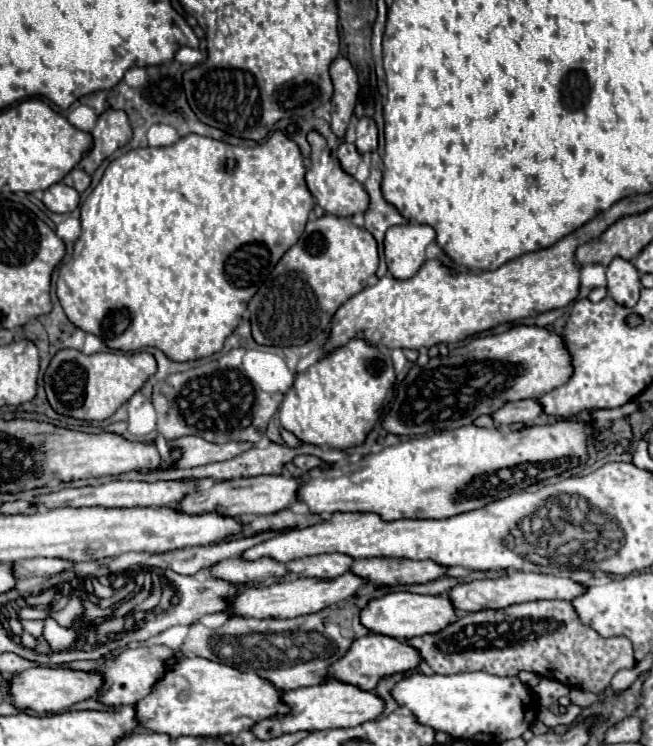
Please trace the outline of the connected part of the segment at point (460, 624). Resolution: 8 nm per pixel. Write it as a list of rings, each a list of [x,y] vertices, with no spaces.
[[[540,600],[502,610],[462,614],[436,634],[416,636],[404,642],[418,650],[436,674],[482,670],[494,676],[518,676],[518,672],[528,670],[542,678],[558,680],[568,688],[590,690],[594,694],[602,694],[618,670],[636,664],[628,638],[600,636],[580,622],[566,600]]]

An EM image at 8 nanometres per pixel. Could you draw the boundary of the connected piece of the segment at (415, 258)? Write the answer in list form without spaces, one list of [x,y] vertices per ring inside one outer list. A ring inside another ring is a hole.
[[[402,224],[388,228],[384,254],[388,270],[394,278],[412,278],[426,262],[426,248],[436,238],[436,232],[426,224]]]

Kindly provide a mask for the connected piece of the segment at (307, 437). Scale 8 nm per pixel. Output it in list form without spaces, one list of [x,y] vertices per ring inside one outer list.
[[[354,338],[346,346],[330,350],[306,372],[296,374],[278,410],[280,426],[306,444],[328,444],[338,450],[358,446],[374,428],[380,410],[392,400],[394,380],[390,350]]]

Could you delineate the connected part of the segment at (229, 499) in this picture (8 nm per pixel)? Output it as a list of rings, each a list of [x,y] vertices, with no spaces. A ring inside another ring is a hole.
[[[284,474],[284,476],[254,476],[254,478],[238,478],[238,480],[226,480],[216,482],[206,490],[196,490],[186,494],[176,506],[178,512],[190,512],[190,514],[202,514],[202,512],[218,512],[222,516],[260,516],[260,514],[274,514],[282,508],[288,508],[296,502],[296,492],[300,488],[300,480],[296,476]]]

